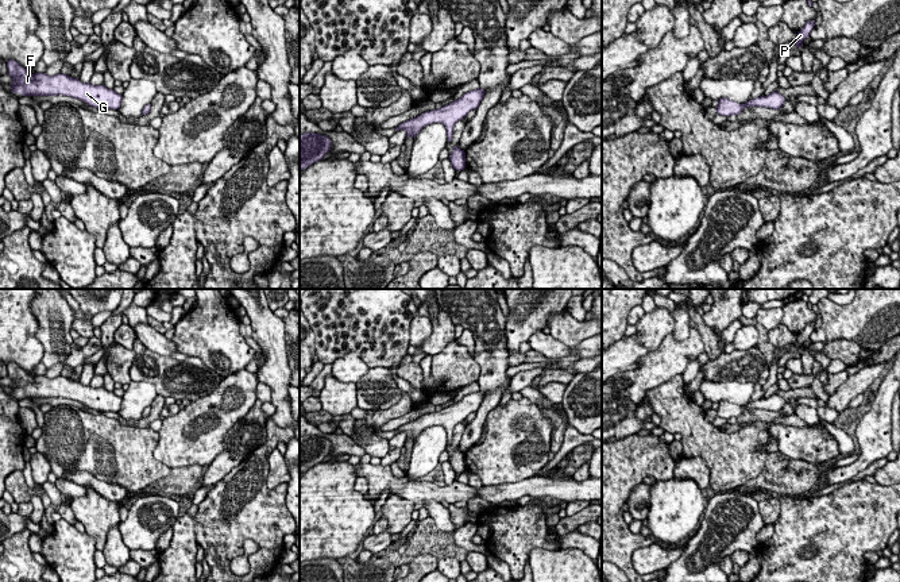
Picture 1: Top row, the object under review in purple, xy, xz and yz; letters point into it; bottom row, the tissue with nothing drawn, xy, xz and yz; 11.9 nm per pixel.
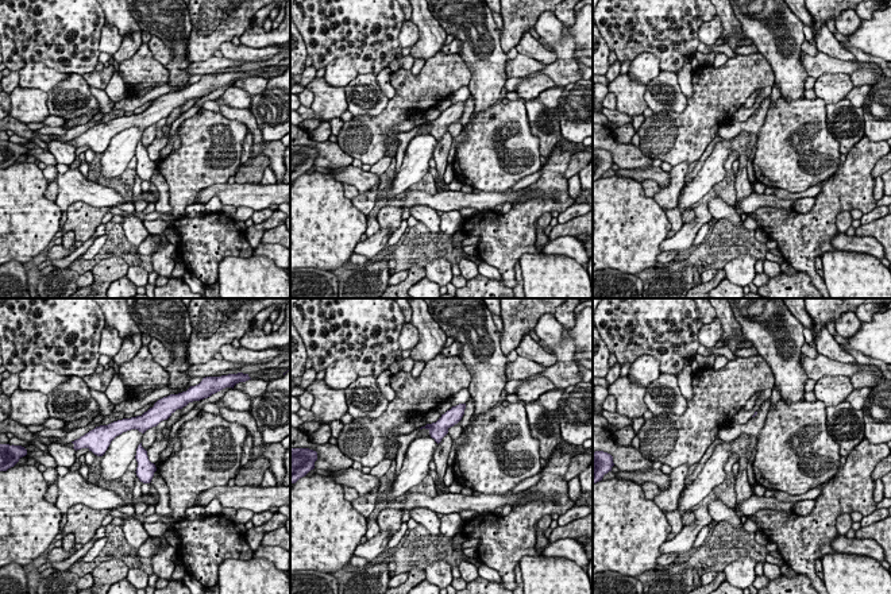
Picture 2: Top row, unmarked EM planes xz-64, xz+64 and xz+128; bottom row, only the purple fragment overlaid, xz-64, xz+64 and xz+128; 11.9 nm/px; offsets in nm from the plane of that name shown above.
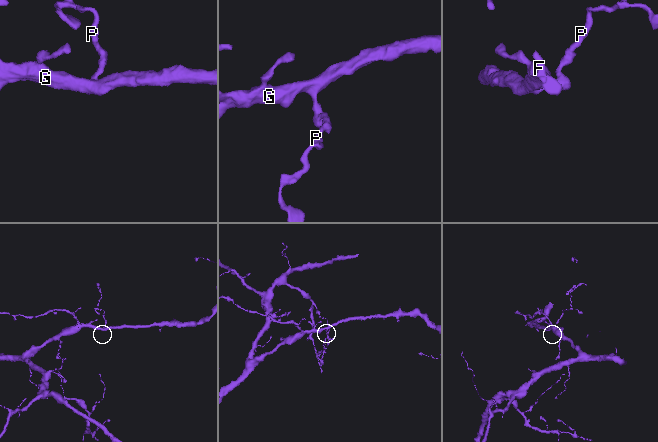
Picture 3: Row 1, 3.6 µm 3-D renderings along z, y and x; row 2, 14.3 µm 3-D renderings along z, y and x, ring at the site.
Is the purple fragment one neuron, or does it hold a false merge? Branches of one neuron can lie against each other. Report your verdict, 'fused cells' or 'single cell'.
fused cells

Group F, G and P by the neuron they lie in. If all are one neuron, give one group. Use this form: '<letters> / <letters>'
F G / P

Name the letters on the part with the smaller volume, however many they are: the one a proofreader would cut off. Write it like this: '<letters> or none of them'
P

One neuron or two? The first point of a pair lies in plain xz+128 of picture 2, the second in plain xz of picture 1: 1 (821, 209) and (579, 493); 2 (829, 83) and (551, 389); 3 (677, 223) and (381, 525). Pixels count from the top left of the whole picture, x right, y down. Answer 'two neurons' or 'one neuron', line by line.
1: two neurons
2: two neurons
3: one neuron

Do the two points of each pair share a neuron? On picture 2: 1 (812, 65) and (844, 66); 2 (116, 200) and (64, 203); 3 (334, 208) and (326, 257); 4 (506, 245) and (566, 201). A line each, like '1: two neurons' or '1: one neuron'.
1: one neuron
2: one neuron
3: one neuron
4: one neuron

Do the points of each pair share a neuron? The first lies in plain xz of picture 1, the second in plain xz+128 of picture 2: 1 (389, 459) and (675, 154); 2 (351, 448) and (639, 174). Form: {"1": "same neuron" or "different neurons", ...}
{"1": "different neurons", "2": "different neurons"}

